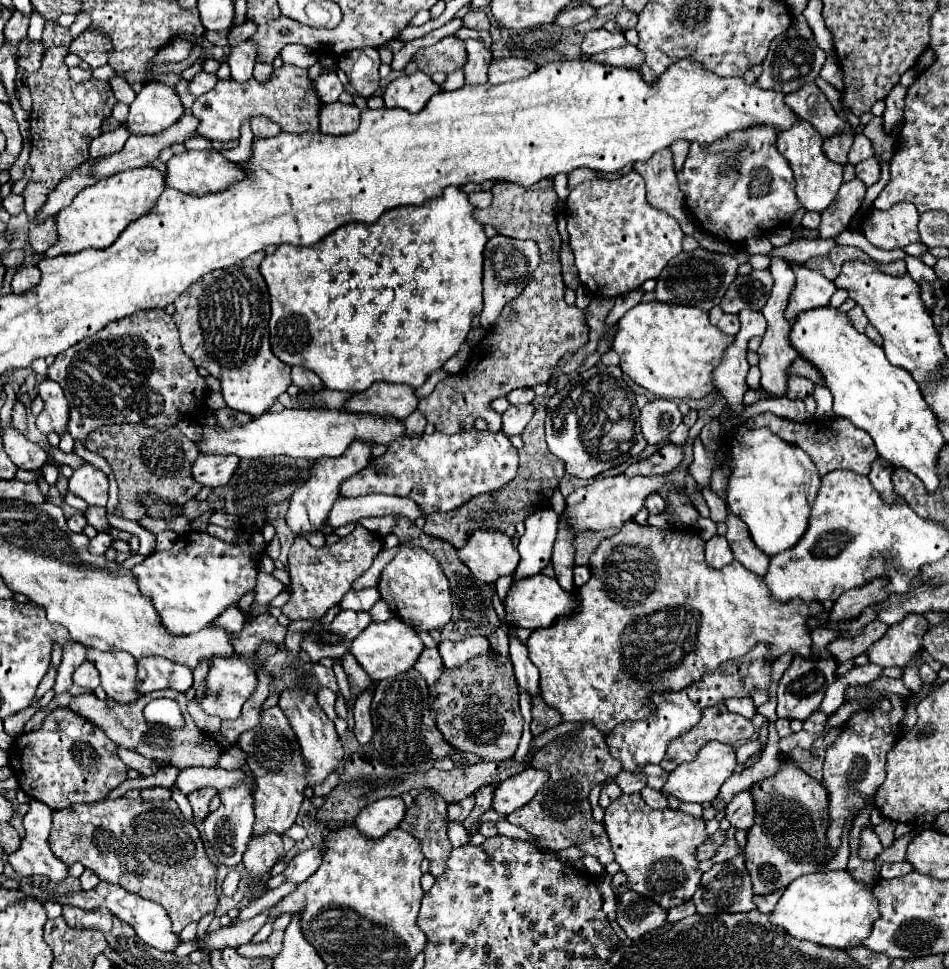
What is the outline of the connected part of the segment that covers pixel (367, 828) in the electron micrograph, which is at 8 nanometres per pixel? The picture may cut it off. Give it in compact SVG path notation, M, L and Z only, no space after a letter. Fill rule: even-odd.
M384 798L376 804L368 804L368 808L362 808L354 820L354 826L364 838L378 840L400 824L404 810L402 798Z

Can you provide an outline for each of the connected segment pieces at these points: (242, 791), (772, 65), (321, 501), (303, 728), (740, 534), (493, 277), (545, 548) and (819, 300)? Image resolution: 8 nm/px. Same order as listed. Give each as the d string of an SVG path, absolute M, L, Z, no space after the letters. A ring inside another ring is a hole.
M236 786L236 788L228 788L228 790L220 792L220 798L222 798L220 808L210 812L204 820L204 832L206 832L206 838L212 846L218 862L228 868L236 868L242 862L242 854L252 838L252 824L254 824L252 792L248 792L248 788L244 788L244 786Z
M800 14L800 16L794 16L792 18L792 24L790 28L780 36L780 38L774 38L770 42L770 50L768 50L768 56L766 60L762 62L762 76L758 78L758 84L762 88L772 88L776 92L784 92L784 94L790 94L798 88L802 88L804 84L808 82L814 82L820 74L820 68L826 60L826 54L824 50L816 44L814 40L814 34L806 22L806 18Z
M360 442L348 446L348 452L344 452L344 456L340 458L316 460L318 466L316 466L316 472L312 472L312 480L308 480L308 484L298 488L290 498L290 508L286 514L286 524L290 532L294 536L306 536L310 532L320 532L326 526L328 512L340 494L342 482L346 482L350 476L360 472L368 462L370 462L370 446L360 444Z
M284 690L280 694L278 706L286 714L286 718L288 718L290 726L296 734L296 740L300 744L304 764L306 764L304 778L306 778L308 786L314 788L316 784L322 784L328 778L328 774L332 774L338 768L338 764L342 762L342 756L344 756L342 742L340 742L338 734L334 730L334 722L322 712L322 708L316 702L316 696L308 694L308 692L302 692L302 690Z
M728 512L728 516L726 516L726 526L728 526L726 540L728 540L730 548L732 548L734 558L740 564L744 564L750 572L764 576L764 570L768 568L770 558L756 548L756 544L750 538L748 526L732 512Z
M496 234L486 242L483 255L483 310L480 314L480 324L482 328L490 328L496 316L500 316L504 304L508 304L508 300L520 294L520 288L524 288L524 284L528 282L528 276L538 268L540 248L538 248L538 242L534 240L514 240L514 238L504 238Z
M548 508L540 514L532 514L524 524L526 532L522 534L518 544L520 564L514 572L514 582L530 574L540 574L542 568L548 566L552 558L552 546L556 540L558 516Z
M794 264L796 272L796 288L792 290L790 304L784 312L784 318L788 322L794 322L800 312L818 308L818 306L828 306L832 294L836 292L834 282L824 278L820 272L808 270L800 264Z

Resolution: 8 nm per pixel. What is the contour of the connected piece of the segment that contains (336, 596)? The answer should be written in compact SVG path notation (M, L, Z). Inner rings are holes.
M356 526L352 534L324 548L312 548L306 538L296 538L288 554L292 596L290 602L282 606L282 614L288 616L290 620L322 618L332 606L340 604L342 596L350 590L352 582L372 566L372 560L380 550L382 550L382 538L374 532L368 532L362 526Z

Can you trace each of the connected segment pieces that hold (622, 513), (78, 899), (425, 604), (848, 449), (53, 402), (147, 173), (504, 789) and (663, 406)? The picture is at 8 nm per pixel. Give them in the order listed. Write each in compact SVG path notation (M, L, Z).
M618 474L612 478L596 478L592 484L574 490L566 498L566 510L564 514L568 516L568 524L576 528L578 532L582 530L606 530L606 528L622 528L628 520L632 520L638 510L644 506L644 500L660 492L660 488L668 482L668 474L660 476L634 476L628 478L626 474Z
M100 882L96 888L88 890L88 892L78 892L78 894L72 894L64 900L64 904L72 904L72 906L80 906L84 910L92 910L92 908L108 908L114 916L118 916L122 922L130 924L138 938L146 944L150 944L152 948L158 948L158 950L164 950L164 952L170 952L170 950L176 950L176 946L180 944L180 938L172 932L170 928L170 916L168 912L158 904L158 902L150 902L150 900L144 900L142 896L136 896L128 890L124 890L122 886L116 886L116 884L108 884L108 882Z
M400 544L396 556L380 574L378 590L392 614L396 614L400 620L404 620L404 624L408 624L414 630L434 632L444 628L452 618L448 580L440 564L436 564L436 558L432 558L428 552L420 548Z
M764 412L764 414L748 418L744 422L744 426L750 428L750 430L752 428L770 428L782 440L802 448L812 458L812 462L816 464L820 476L826 476L828 472L834 472L834 470L852 470L856 474L868 476L872 462L878 458L878 452L872 444L872 438L864 430L858 430L846 418L832 418L832 420L812 418L812 420L806 420L806 422L794 422L794 420L788 420L788 418L780 418L772 412Z
M42 380L38 384L38 396L44 402L44 410L38 414L36 426L42 434L50 434L50 432L66 432L66 424L68 424L68 404L64 400L64 392L60 388L60 384L52 382L52 380Z
M152 166L124 170L112 174L108 178L98 180L96 184L78 192L72 204L58 212L58 244L48 248L46 256L54 258L58 254L76 254L86 248L108 248L120 236L120 232L134 222L136 218L152 212L156 208L158 198L166 190L166 178L160 170Z
M528 766L524 772L510 776L508 780L498 784L498 788L494 790L492 808L504 816L512 814L514 810L526 806L546 780L548 780L548 774L544 770L536 770Z
M656 398L640 410L640 426L648 444L658 444L682 422L682 414L672 400Z

